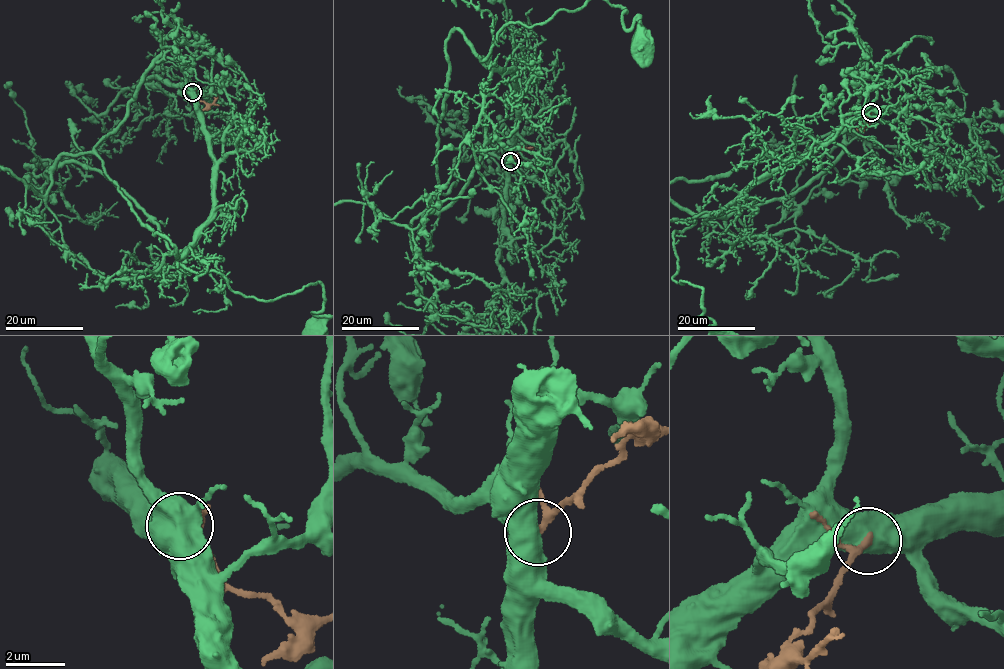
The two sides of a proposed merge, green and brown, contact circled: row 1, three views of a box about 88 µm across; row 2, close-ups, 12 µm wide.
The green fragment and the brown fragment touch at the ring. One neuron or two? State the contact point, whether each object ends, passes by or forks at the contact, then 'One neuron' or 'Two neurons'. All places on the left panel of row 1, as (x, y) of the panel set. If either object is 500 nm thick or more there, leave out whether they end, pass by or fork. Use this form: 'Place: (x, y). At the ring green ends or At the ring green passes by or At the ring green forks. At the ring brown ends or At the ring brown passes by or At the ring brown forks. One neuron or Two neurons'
Place: (192, 92). Two neurons

